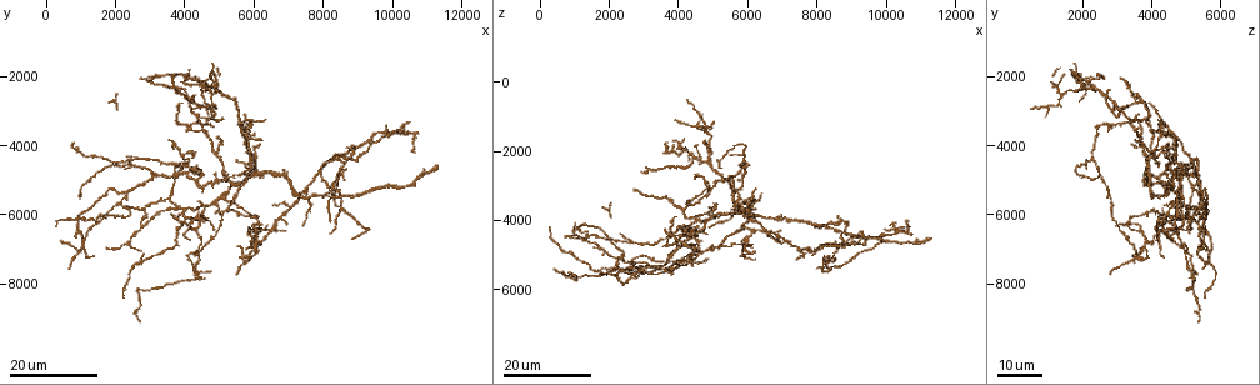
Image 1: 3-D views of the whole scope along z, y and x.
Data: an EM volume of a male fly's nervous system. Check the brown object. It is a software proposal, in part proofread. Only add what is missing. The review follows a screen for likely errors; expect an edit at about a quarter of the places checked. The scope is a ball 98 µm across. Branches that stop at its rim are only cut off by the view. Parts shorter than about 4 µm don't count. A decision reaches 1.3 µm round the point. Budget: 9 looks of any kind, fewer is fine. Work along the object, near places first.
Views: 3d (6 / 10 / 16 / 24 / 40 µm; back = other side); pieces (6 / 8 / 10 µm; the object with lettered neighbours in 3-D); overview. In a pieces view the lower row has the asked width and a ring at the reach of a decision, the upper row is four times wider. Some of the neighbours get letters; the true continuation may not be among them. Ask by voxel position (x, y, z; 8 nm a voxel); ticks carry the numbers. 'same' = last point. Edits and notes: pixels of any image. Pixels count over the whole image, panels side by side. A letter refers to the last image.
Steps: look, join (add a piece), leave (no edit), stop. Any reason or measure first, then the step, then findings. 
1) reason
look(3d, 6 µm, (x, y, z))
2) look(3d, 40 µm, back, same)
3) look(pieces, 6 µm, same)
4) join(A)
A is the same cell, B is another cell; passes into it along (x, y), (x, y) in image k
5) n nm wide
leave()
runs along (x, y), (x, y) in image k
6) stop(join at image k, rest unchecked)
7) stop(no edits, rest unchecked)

branch stops here
look(3d, 16 µm, (4800, 6500, 5100))

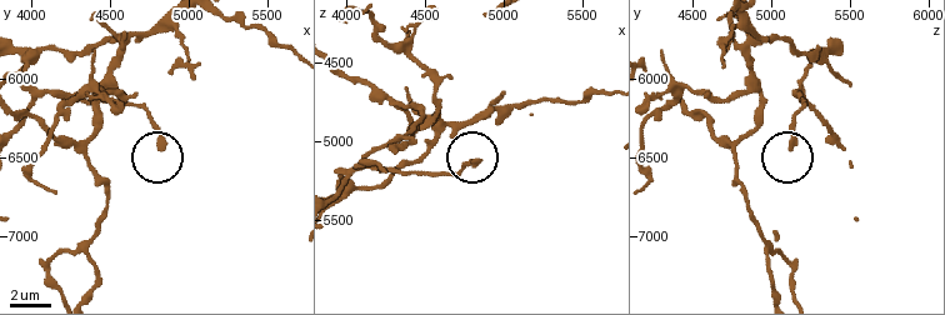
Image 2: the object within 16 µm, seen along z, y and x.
look(pieces, 6 µm, (4820, 6440, 5120))

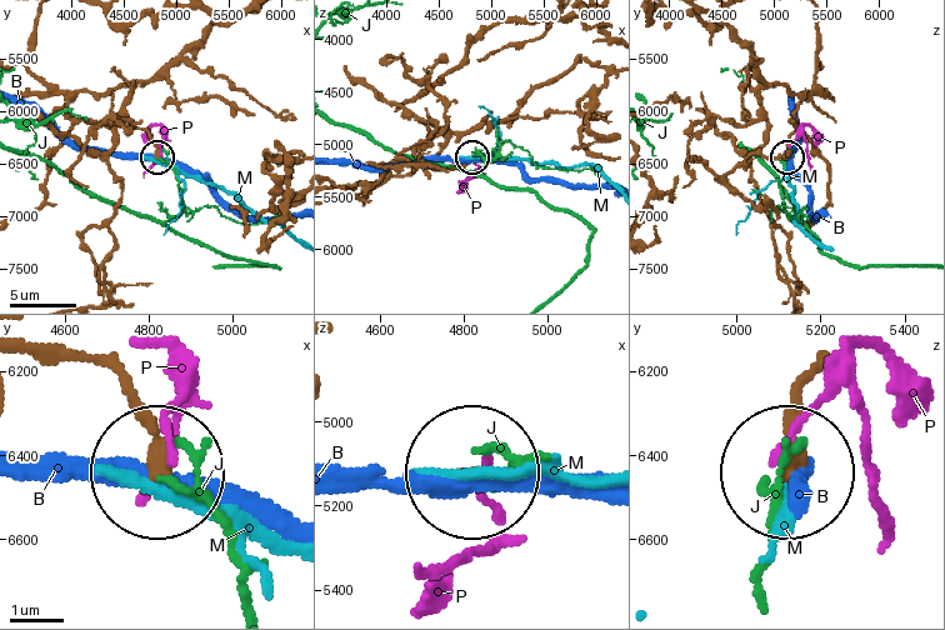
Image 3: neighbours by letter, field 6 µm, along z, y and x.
leave()
B, J, M and P are other cells; runs along (31, 341), (113, 368), (153, 471) in image 3; no lettered piece goes on from it

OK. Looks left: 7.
thin end
look(3d, 16 µm, (4900, 5900, 4200))

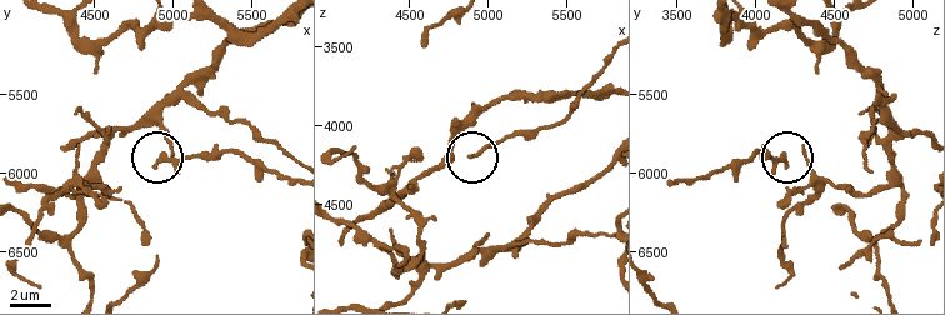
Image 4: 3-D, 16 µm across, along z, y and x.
what lies round it
look(pieces, 8 µm, (4880, 5940, 4180))

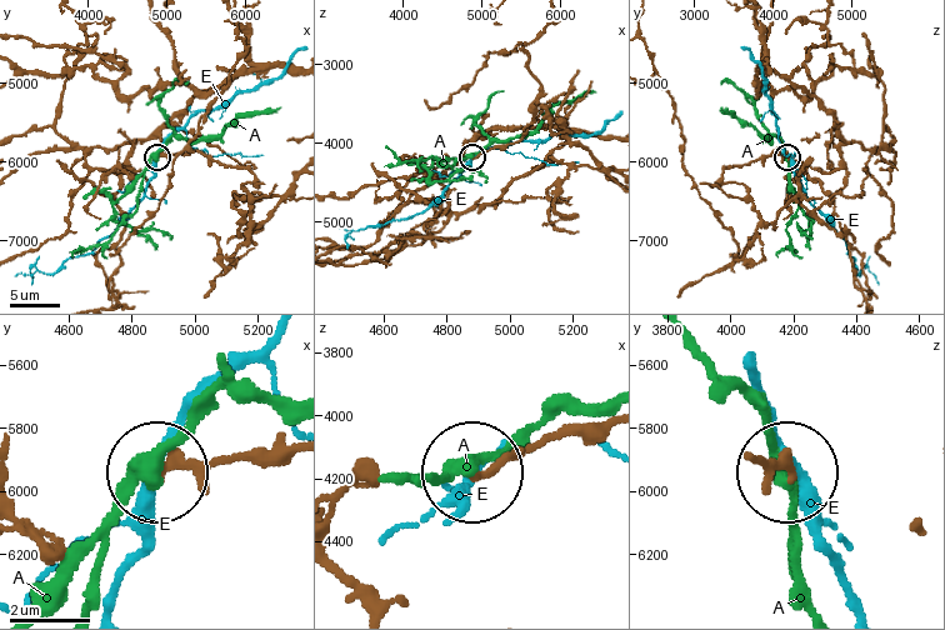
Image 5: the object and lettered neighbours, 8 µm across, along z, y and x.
leave()
A and E are other cells; runs along (286, 450), (159, 470) in image 5; no lettered piece goes on from it

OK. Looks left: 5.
an open end
look(3d, 24 µm, (7900, 4600, 4200))

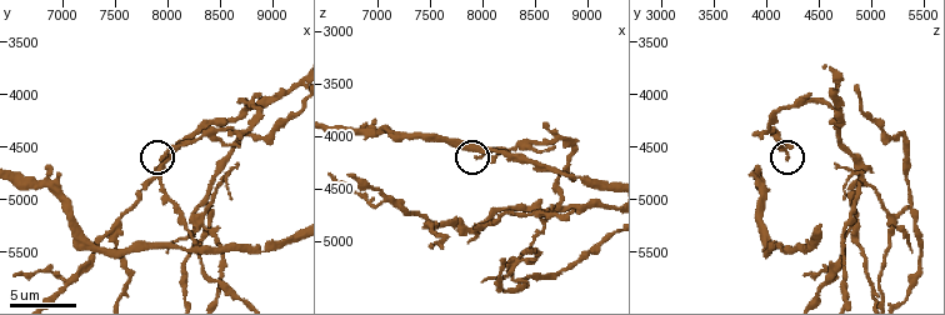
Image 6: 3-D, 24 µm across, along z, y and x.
look(pieces, 6 µm, (7920, 4580, 4180))

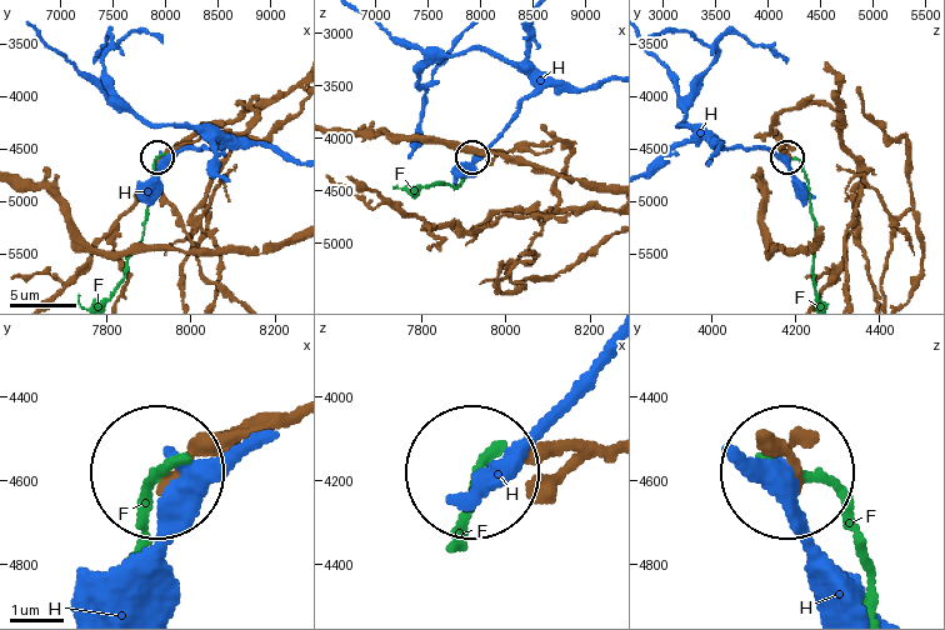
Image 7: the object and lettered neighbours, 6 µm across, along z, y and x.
170 nm wide
leave()
F and H are other cells; runs along (289, 410), (208, 441), (173, 473) in image 7; none of them fits

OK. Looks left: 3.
an open end
look(3d, 24 µm, (6900, 6500, 4600))

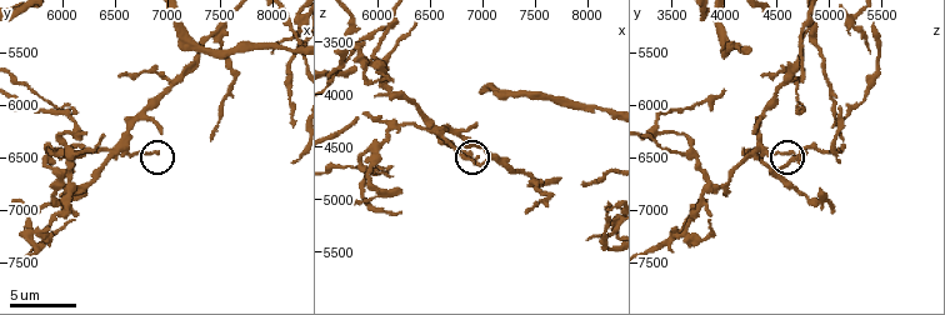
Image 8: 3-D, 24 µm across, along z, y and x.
look(pieces, 10 µm, (6920, 6480, 4640))

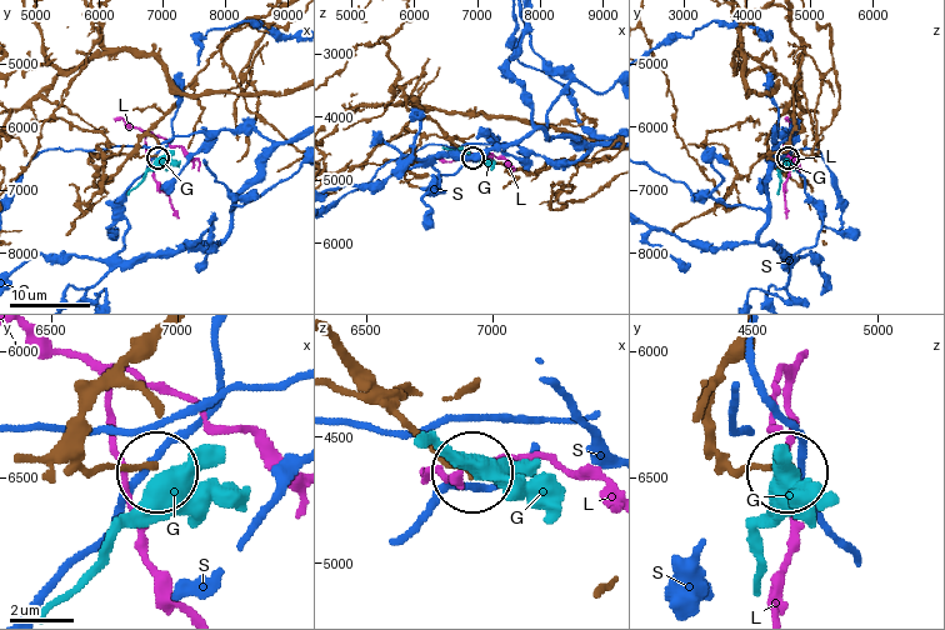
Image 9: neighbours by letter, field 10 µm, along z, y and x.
leave()
G, L and S are other cells; no lettered piece goes on from it

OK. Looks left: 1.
stop(no edits, rest unchecked)

